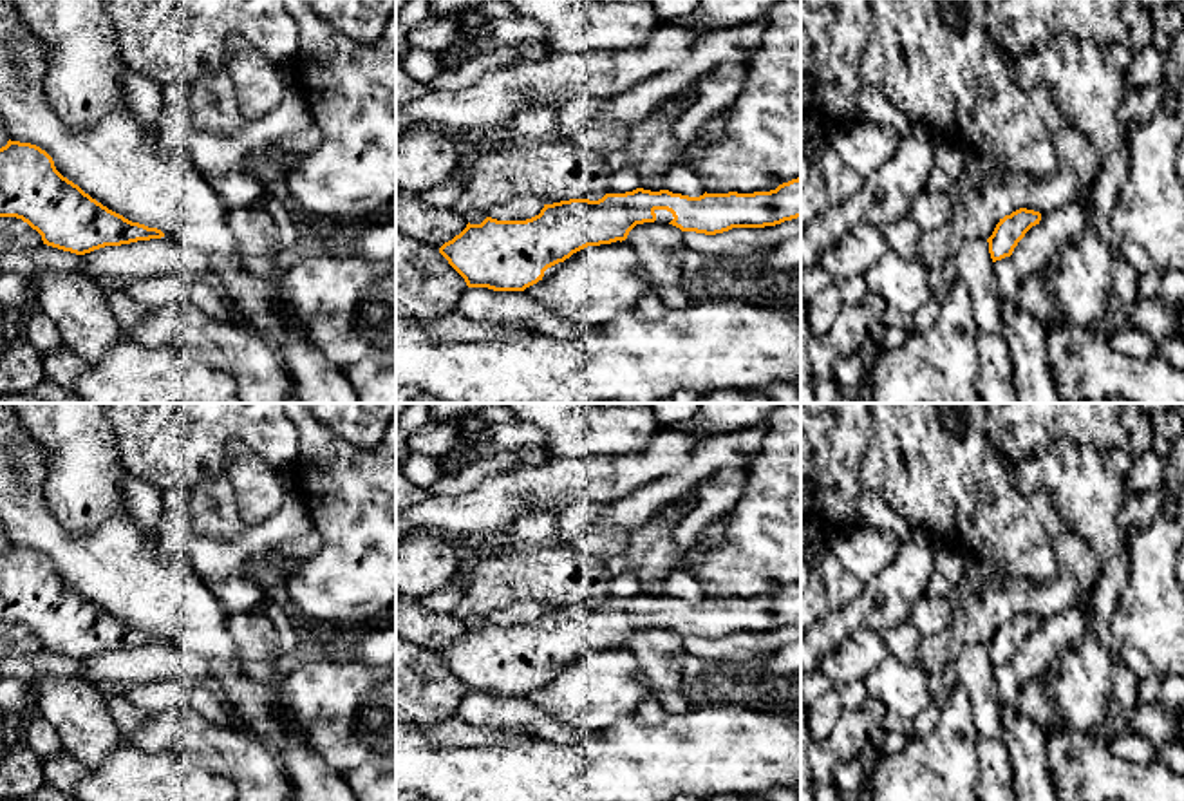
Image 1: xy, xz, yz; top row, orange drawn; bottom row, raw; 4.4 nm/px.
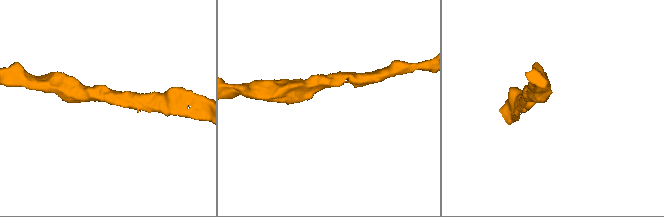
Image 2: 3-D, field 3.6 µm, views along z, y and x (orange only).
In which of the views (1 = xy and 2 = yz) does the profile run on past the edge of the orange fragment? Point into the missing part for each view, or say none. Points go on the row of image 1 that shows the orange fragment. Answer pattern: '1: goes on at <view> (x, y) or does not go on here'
1: does not go on here
2: does not go on here

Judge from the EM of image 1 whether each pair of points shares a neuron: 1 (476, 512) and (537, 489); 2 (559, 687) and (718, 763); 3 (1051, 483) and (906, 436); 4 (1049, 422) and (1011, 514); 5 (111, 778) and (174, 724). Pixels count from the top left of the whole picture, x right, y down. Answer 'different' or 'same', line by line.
1: same
2: different
3: different
4: different
5: different

